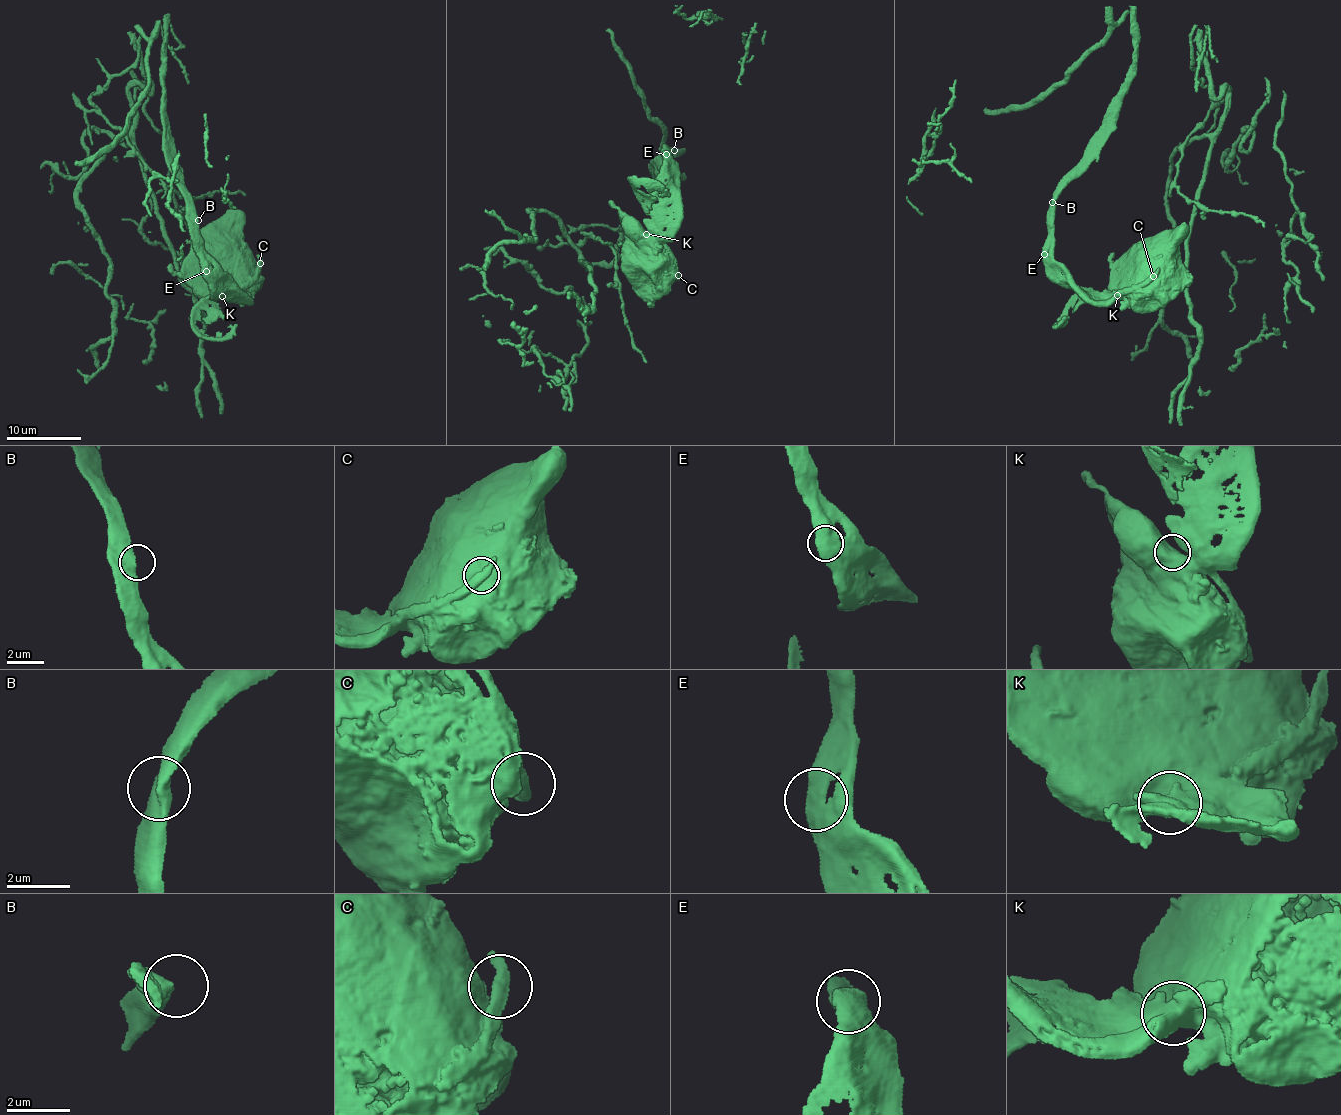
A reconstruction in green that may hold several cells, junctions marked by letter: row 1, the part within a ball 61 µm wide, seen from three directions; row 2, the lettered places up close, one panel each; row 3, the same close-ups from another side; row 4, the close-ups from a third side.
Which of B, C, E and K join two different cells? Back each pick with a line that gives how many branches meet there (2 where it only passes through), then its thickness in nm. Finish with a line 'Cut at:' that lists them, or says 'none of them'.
Cut at: none of them

